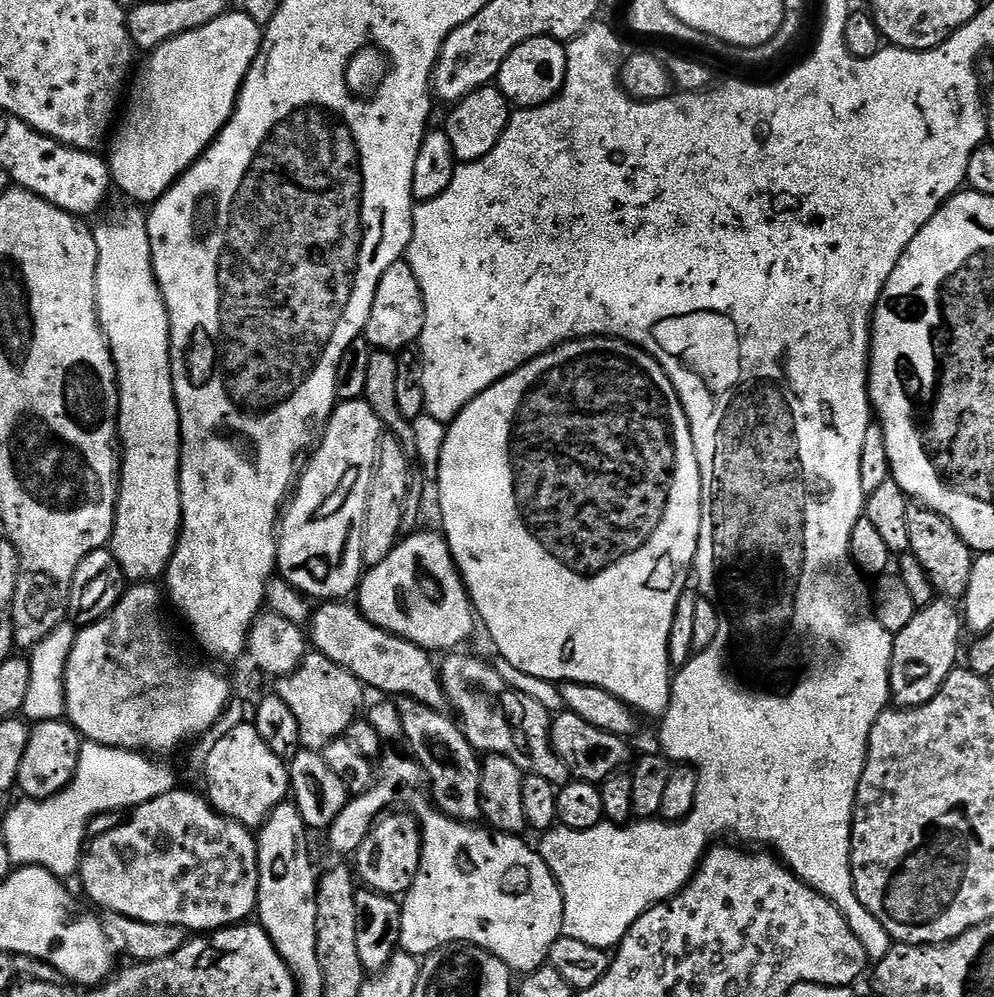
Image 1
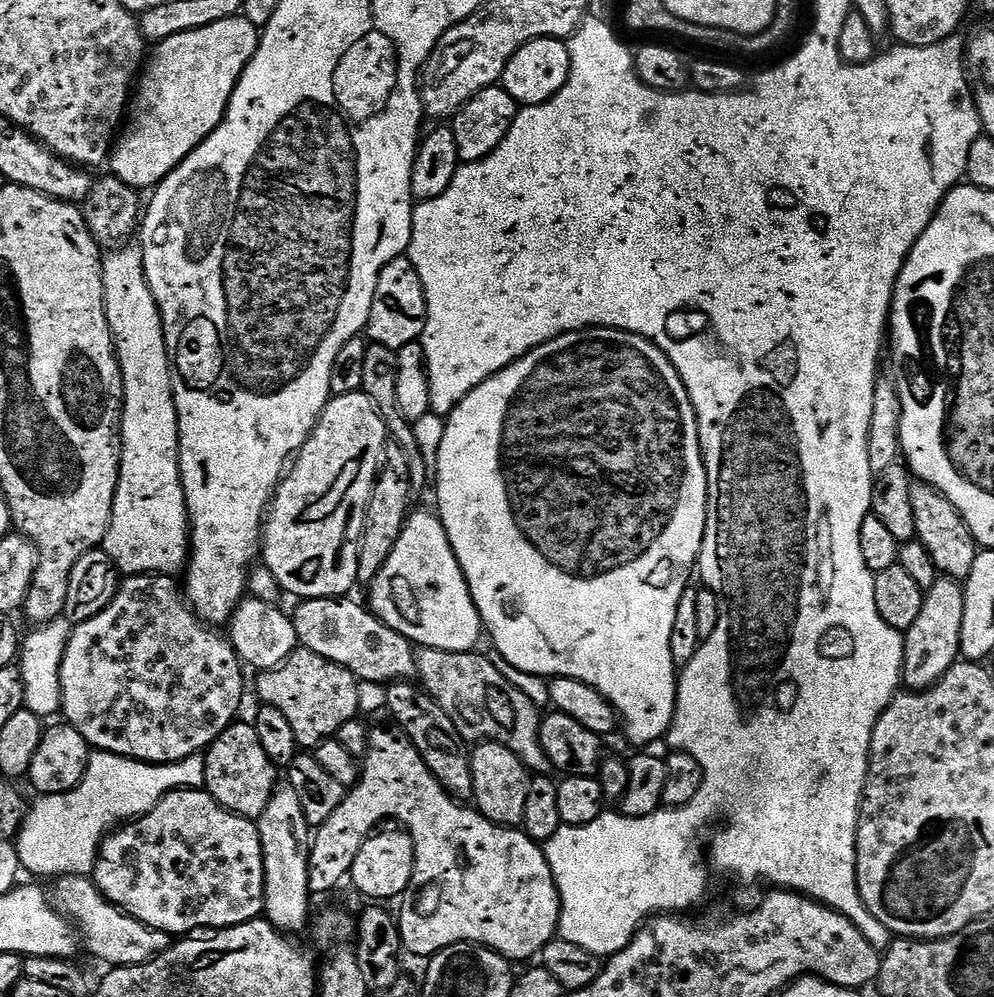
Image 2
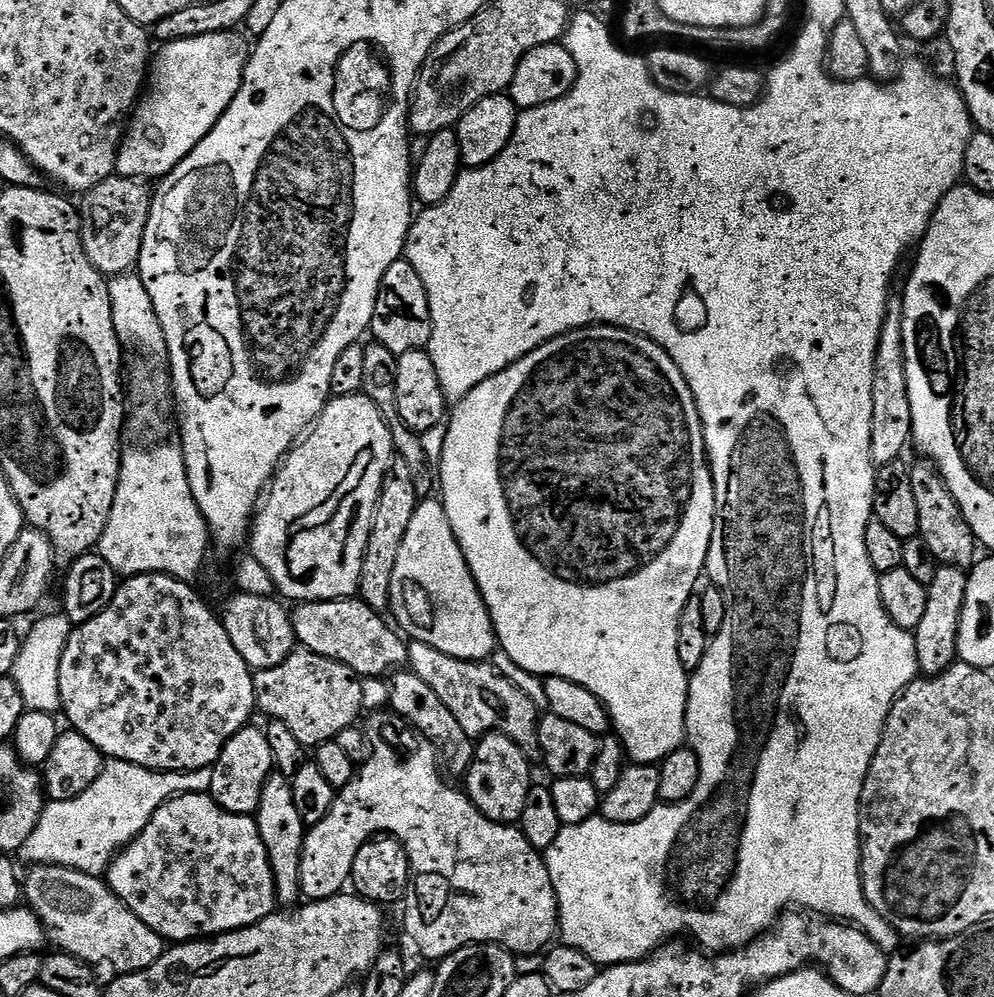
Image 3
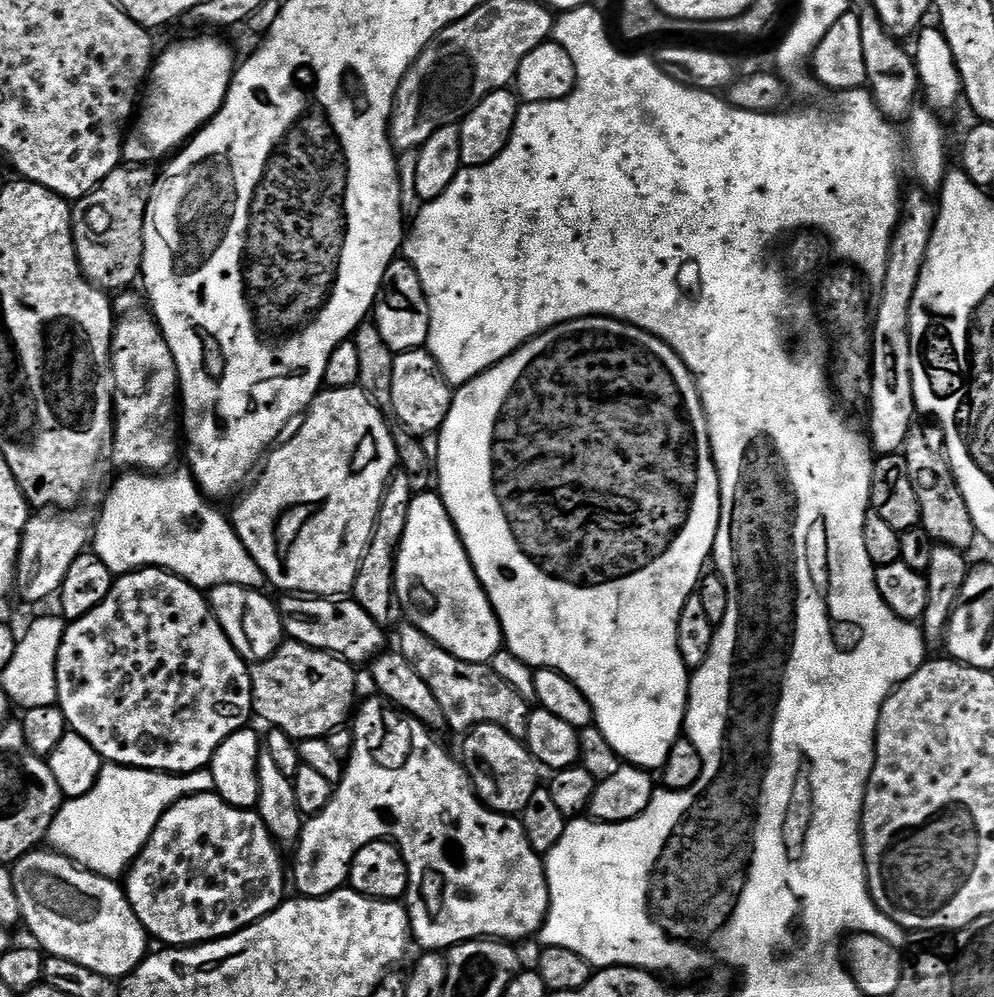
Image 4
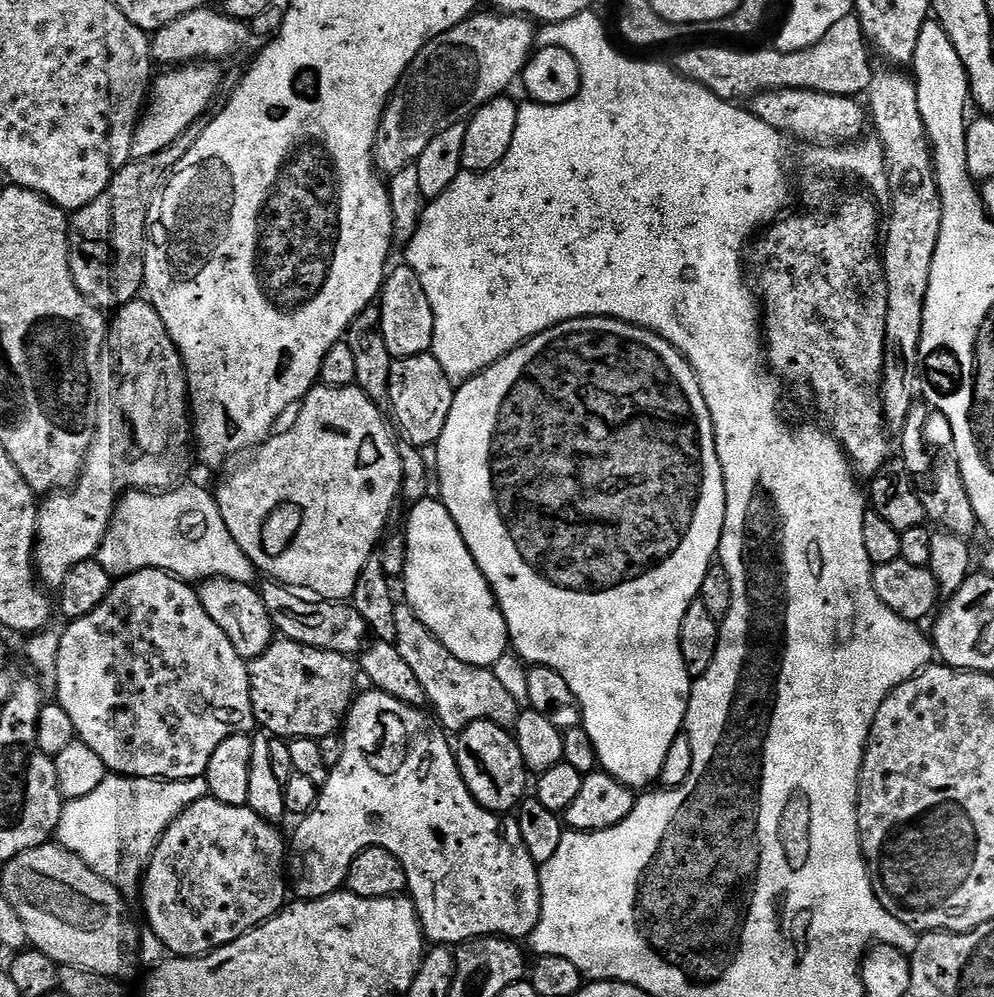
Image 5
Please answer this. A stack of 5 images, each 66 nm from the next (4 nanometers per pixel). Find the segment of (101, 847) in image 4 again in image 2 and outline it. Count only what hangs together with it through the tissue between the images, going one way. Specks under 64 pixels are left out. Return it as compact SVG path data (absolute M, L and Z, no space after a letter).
M93 751L89 755L88 770L80 785L62 794L40 796L37 804L27 809L25 818L20 823L20 830L14 837L20 867L25 873L33 872L36 876L48 876L47 878L91 877L96 867L96 855L100 853L106 834L125 822L145 816L169 792L200 790L205 784L206 760L203 755L179 760L177 764L144 764L140 760L131 760L128 756L119 756L113 752Z

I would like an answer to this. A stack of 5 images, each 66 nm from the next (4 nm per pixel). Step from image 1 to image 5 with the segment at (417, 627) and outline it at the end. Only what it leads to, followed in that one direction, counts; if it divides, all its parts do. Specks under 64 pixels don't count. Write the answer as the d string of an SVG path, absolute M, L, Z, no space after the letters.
M425 498L417 500L408 512L408 549L404 552L404 596L403 599L412 607L412 612L430 630L430 634L454 658L463 664L470 664L477 670L488 670L498 658L506 655L510 648L508 627L492 587L486 582L482 570L474 562L450 510L446 510L443 500Z

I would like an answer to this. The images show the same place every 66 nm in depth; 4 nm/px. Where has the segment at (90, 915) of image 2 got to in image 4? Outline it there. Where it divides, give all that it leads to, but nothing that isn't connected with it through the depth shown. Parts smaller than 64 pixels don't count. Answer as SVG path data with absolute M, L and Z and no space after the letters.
M51 850L28 852L11 865L11 870L18 906L22 906L23 927L32 931L37 940L33 941L48 956L78 962L78 966L86 966L94 974L119 981L149 955L148 931L134 914L127 892L115 879L94 874Z

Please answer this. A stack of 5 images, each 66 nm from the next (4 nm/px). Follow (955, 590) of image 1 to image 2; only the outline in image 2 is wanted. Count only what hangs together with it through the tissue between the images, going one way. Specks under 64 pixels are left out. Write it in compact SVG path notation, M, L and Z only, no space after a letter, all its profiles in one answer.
M923 482L913 483L912 489L910 490L910 502L914 509L916 539L920 541L920 545L928 552L934 562L937 573L961 582L967 581L970 570L974 566L978 555L978 545L972 536L971 530L966 526L966 522L960 517L959 510L936 488L932 488Z

